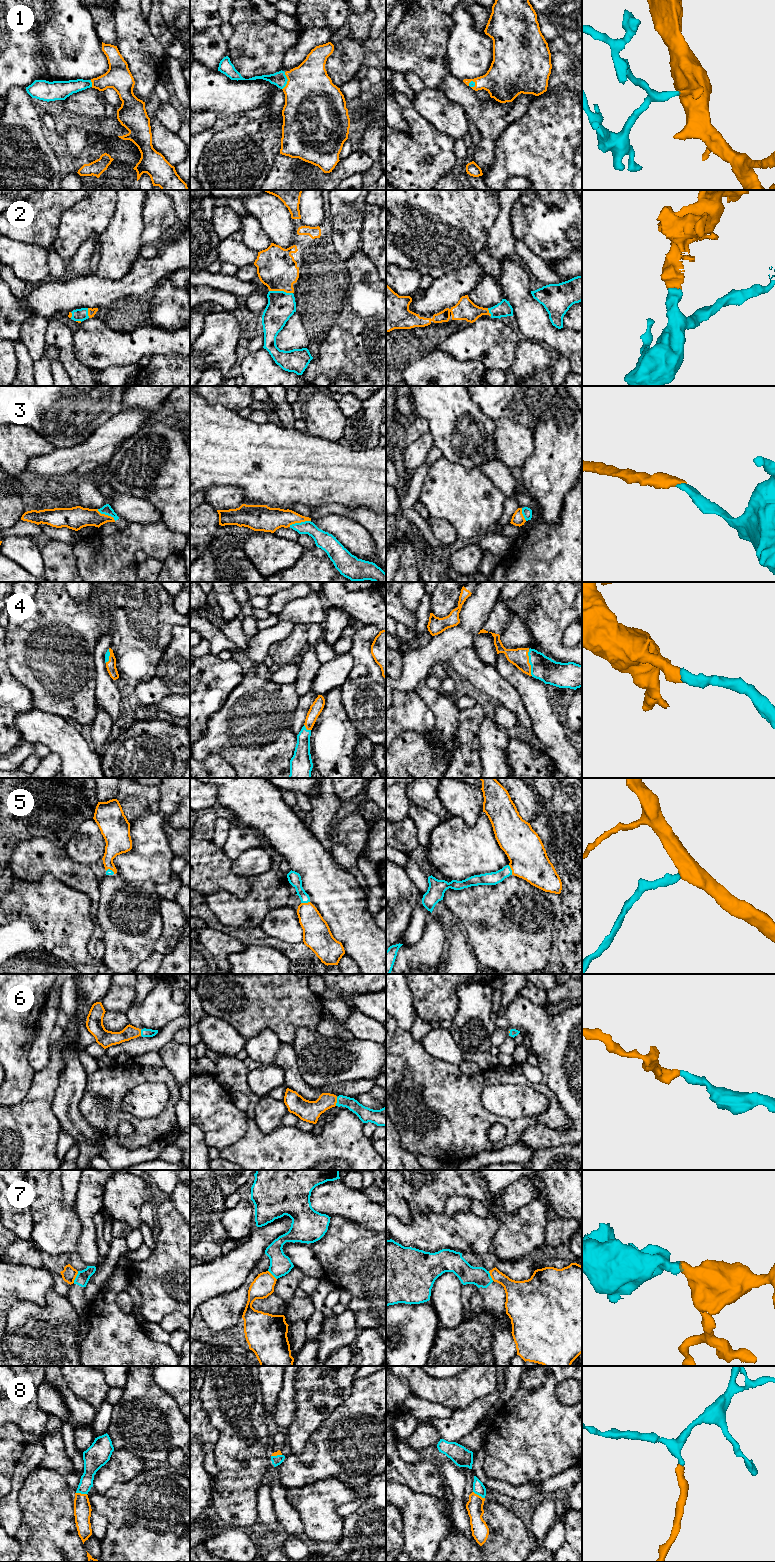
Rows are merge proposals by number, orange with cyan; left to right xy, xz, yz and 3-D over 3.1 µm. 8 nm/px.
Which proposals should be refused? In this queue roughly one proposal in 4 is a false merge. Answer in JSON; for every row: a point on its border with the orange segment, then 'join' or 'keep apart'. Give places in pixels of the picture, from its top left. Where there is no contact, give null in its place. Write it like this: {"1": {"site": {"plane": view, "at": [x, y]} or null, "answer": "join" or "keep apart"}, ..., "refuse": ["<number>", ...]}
{"1": {"site": {"plane": "xz", "at": [287, 81]}, "answer": "join"}, "2": {"site": {"plane": "xz", "at": [281, 290]}, "answer": "join"}, "3": {"site": {"plane": "xz", "at": [299, 522]}, "answer": "join"}, "4": {"site": {"plane": "yz", "at": [528, 662]}, "answer": "join"}, "5": {"site": {"plane": "yz", "at": [511, 869]}, "answer": "join"}, "6": {"site": {"plane": "xz", "at": [336, 1101]}, "answer": "join"}, "7": {"site": {"plane": "xy", "at": [75, 1277]}, "answer": "keep apart"}, "8": {"site": {"plane": "yz", "at": [478, 1495]}, "answer": "join"}, "refuse": ["7"]}

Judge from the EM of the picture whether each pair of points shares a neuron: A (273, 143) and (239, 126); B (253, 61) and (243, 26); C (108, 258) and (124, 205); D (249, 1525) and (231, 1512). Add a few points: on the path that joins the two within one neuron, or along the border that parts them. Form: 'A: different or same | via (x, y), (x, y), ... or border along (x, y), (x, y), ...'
A: same | via (265, 143), (259, 142), (247, 133)
B: same | via (247, 54), (247, 35)
C: same | via (120, 245), (125, 229), (125, 218)
D: same | via (245, 1521), (235, 1512)

